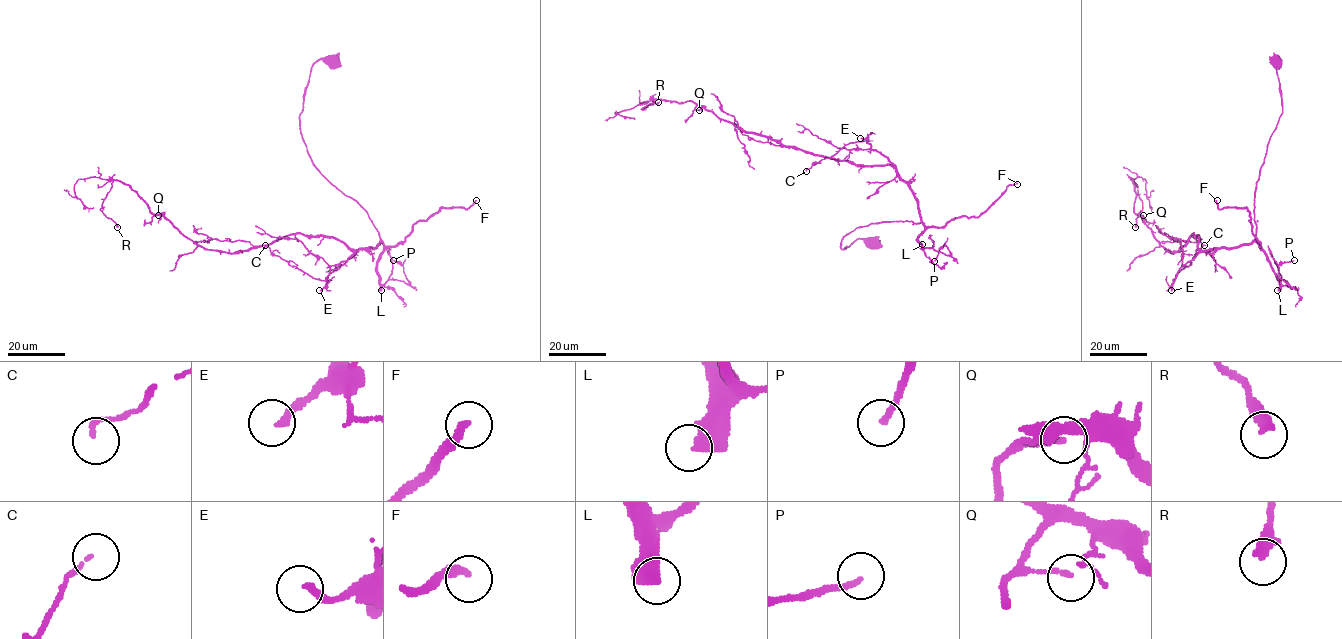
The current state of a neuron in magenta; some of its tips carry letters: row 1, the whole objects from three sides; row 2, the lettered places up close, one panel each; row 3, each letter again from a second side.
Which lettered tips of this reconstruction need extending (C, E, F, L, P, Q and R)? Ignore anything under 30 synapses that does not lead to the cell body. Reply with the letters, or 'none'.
F, L

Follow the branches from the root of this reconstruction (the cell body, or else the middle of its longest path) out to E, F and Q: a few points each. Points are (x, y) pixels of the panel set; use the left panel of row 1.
E: (330, 58), (311, 67), (300, 133), (313, 165), (366, 211), (380, 242), (332, 265), (319, 290)
F: (330, 58), (311, 67), (300, 133), (313, 165), (359, 204), (386, 246), (441, 209), (476, 200)
Q: (330, 58), (311, 67), (300, 133), (313, 165), (368, 214), (375, 248), (293, 233), (222, 252), (158, 215)

